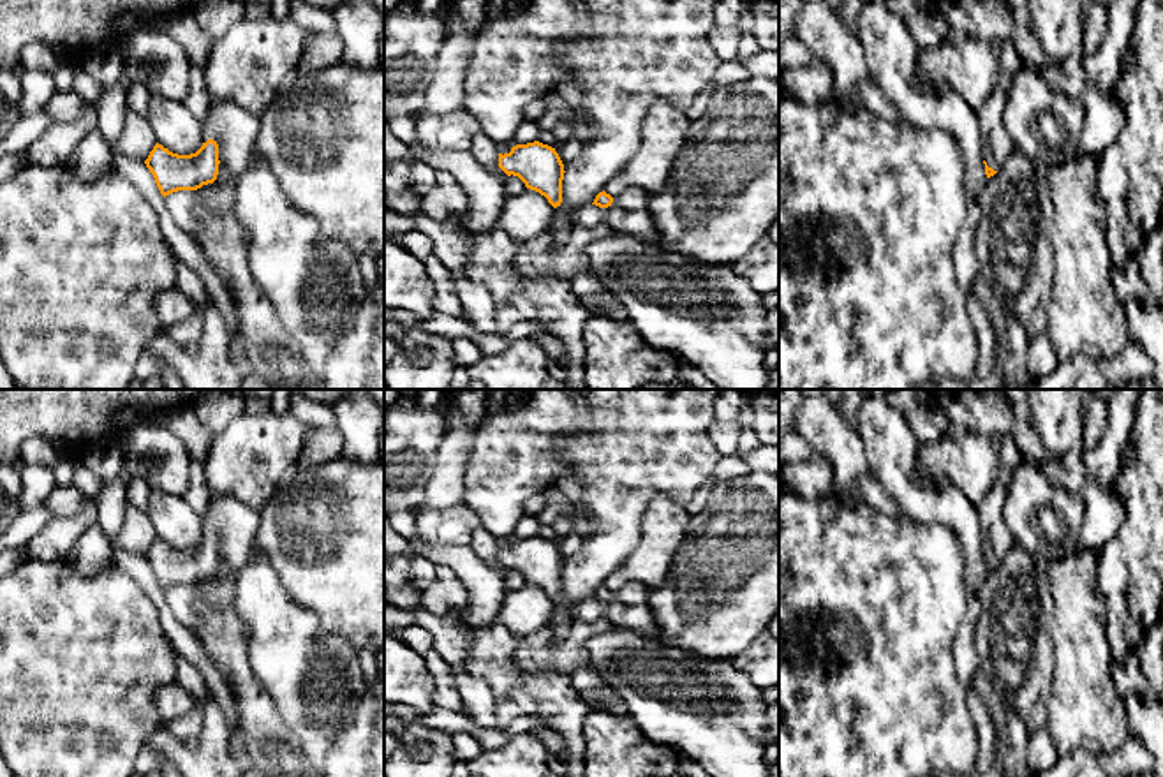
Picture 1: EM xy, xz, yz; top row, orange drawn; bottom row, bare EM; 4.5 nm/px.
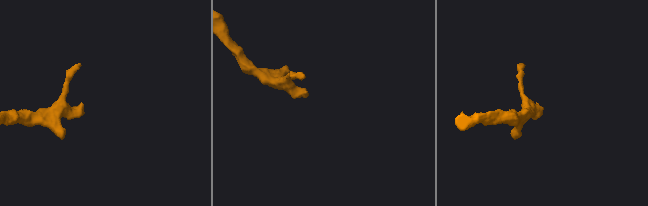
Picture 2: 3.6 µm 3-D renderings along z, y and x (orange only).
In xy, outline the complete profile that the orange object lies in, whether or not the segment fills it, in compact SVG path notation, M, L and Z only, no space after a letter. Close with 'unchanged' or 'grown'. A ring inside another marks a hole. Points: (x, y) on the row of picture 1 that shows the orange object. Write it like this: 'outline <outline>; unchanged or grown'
outline M234 102L210 104L203 120L203 146L190 155L178 155L155 144L144 160L166 197L178 190L197 190L213 183L219 166L234 173L245 171L256 159L256 139L261 116Z; grown

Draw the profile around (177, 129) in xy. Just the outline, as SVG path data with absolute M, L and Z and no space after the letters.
M152 95L146 120L157 143L173 153L190 155L203 146L203 122L181 100Z

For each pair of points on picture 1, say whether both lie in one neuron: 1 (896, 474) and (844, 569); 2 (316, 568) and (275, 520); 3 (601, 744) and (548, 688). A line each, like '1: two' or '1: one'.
1: two
2: one
3: two

